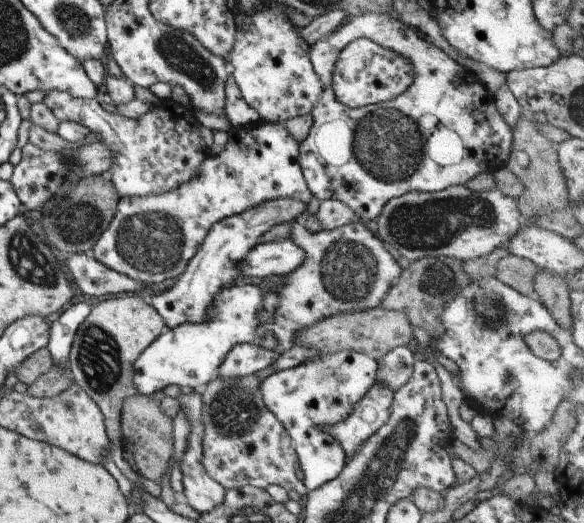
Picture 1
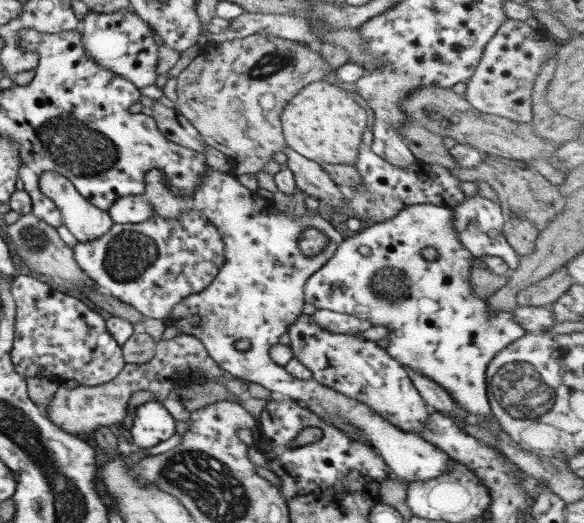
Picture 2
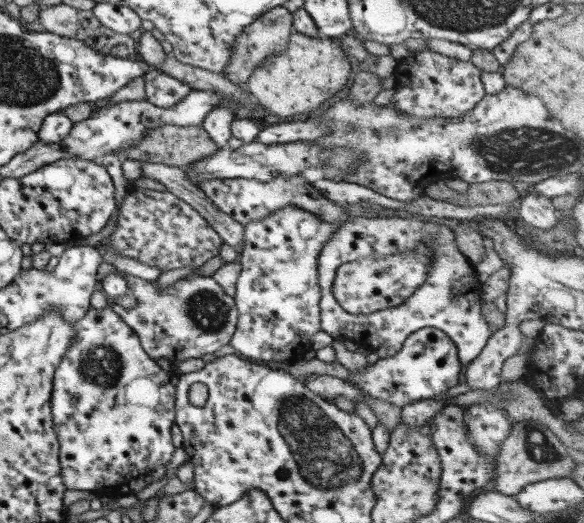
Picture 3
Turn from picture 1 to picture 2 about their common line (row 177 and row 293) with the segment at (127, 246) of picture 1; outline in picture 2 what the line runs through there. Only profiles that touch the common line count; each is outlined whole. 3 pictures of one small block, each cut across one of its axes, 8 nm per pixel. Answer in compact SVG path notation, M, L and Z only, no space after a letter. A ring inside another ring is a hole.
M206 165L206 170L200 187L188 195L170 191L162 169L152 168L144 175L146 198L158 215L164 219L174 219L188 209L198 209L220 229L225 243L224 264L215 279L204 290L178 302L166 316L166 326L174 326L178 334L198 337L226 374L230 373L248 383L260 384L272 392L284 393L292 400L304 401L308 410L338 430L364 433L390 468L392 476L410 484L433 480L452 471L451 457L438 446L412 432L396 428L362 400L348 398L314 379L294 378L283 366L272 360L270 348L280 342L280 337L288 332L288 326L294 324L294 320L302 314L306 302L306 281L332 258L343 241L342 234L334 223L315 212L302 216L284 213L278 210L273 199L262 197L244 187L237 176L213 170L209 165ZM306 227L316 227L330 237L328 247L318 256L303 256L298 249L298 237ZM238 339L248 340L250 348L238 350L234 346Z

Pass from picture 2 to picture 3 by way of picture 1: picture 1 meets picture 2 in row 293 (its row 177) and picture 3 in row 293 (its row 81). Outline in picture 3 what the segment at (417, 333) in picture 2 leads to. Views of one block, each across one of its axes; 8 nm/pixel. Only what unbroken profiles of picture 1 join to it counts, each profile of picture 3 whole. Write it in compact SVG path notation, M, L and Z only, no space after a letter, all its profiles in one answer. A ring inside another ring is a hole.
M353 217L350 221L342 223L330 237L328 241L321 247L318 256L318 286L322 296L320 299L320 318L321 330L327 332L334 339L340 340L350 339L358 343L358 348L366 356L374 352L374 356L379 356L379 359L384 357L392 357L394 353L398 353L402 349L402 343L408 335L420 330L424 327L439 328L445 332L457 346L459 350L460 363L466 367L488 344L488 339L492 337L495 331L491 325L482 318L482 302L480 296L476 293L480 289L481 282L475 274L474 265L466 256L460 253L457 248L456 240L458 233L451 230L446 225L436 224L431 221L419 221L414 218L401 217L384 217L375 218ZM417 246L427 246L433 250L433 256L430 257L432 262L428 266L428 274L426 274L426 282L410 296L406 301L392 308L385 308L367 315L353 315L346 312L342 308L334 295L332 294L333 282L335 279L338 267L344 263L355 261L360 257L374 256L395 256L406 250L415 250Z

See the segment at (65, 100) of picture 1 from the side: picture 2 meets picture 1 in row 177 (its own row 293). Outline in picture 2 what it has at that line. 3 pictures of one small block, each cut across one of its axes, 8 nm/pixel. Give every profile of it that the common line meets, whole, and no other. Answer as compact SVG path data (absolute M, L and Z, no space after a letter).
M188 209L174 219L164 219L155 212L150 219L138 224L114 223L100 238L90 242L78 241L72 250L78 266L101 290L130 304L148 318L163 320L186 296L204 290L215 279L225 259L222 232L198 209Z

